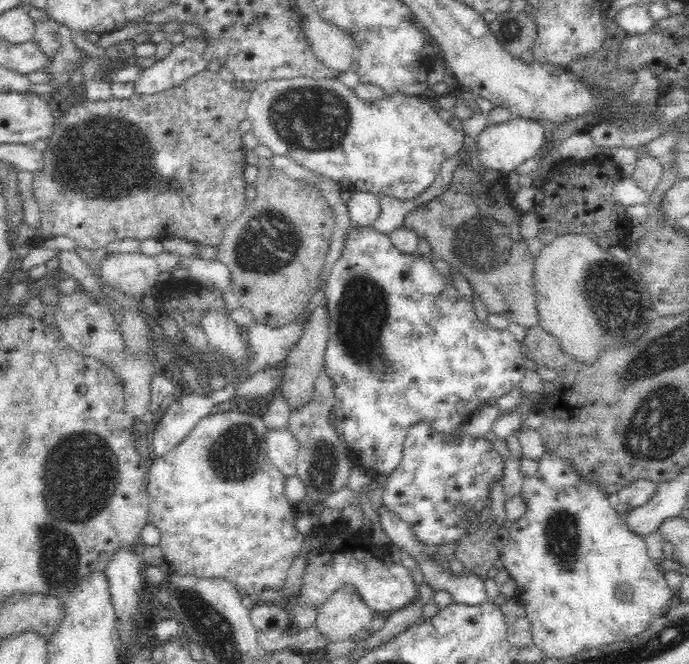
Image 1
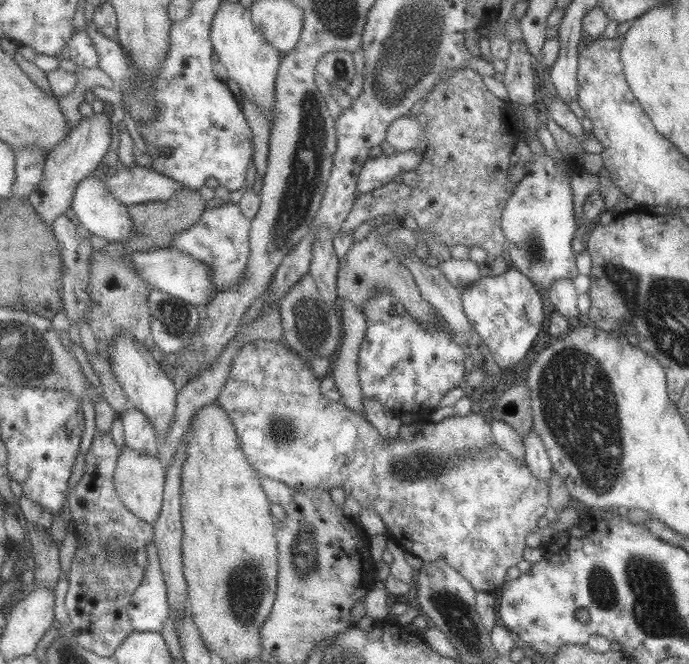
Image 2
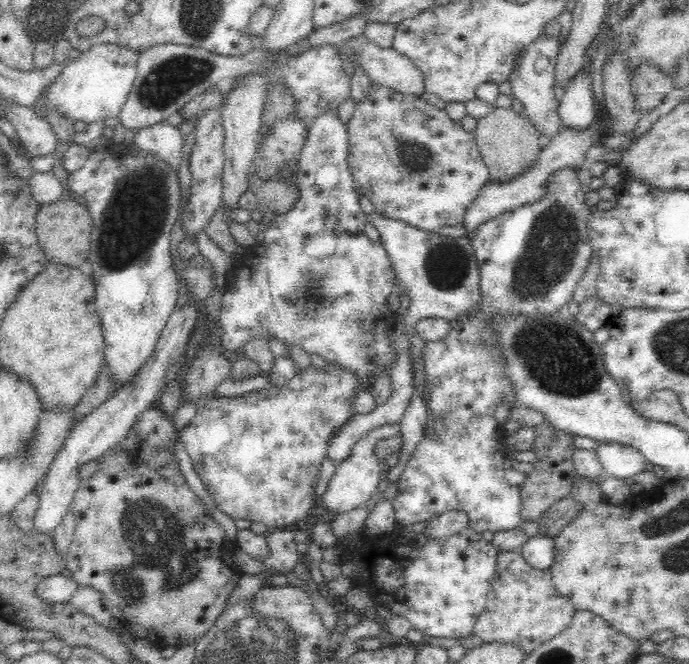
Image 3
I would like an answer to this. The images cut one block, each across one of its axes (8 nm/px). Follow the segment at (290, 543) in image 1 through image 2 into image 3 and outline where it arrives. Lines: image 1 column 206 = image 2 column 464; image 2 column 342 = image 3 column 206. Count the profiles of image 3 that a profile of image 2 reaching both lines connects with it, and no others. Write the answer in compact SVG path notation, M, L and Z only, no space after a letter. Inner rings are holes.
M329 362L326 368L316 368L310 364L308 368L299 368L295 370L292 378L289 378L281 385L272 385L270 382L260 390L248 391L232 397L214 397L208 399L202 406L197 408L196 415L190 420L190 423L180 430L180 441L186 447L189 458L191 459L194 471L200 477L204 487L210 491L212 500L216 505L235 519L248 519L252 522L262 522L269 529L285 528L292 526L300 520L307 520L310 517L310 511L315 510L316 496L314 495L316 481L319 477L320 467L324 458L327 456L327 449L331 446L333 439L339 431L342 431L351 421L354 421L359 412L355 410L353 403L358 396L358 392L363 390L363 386L358 382L358 375L354 369L344 367L338 362Z

